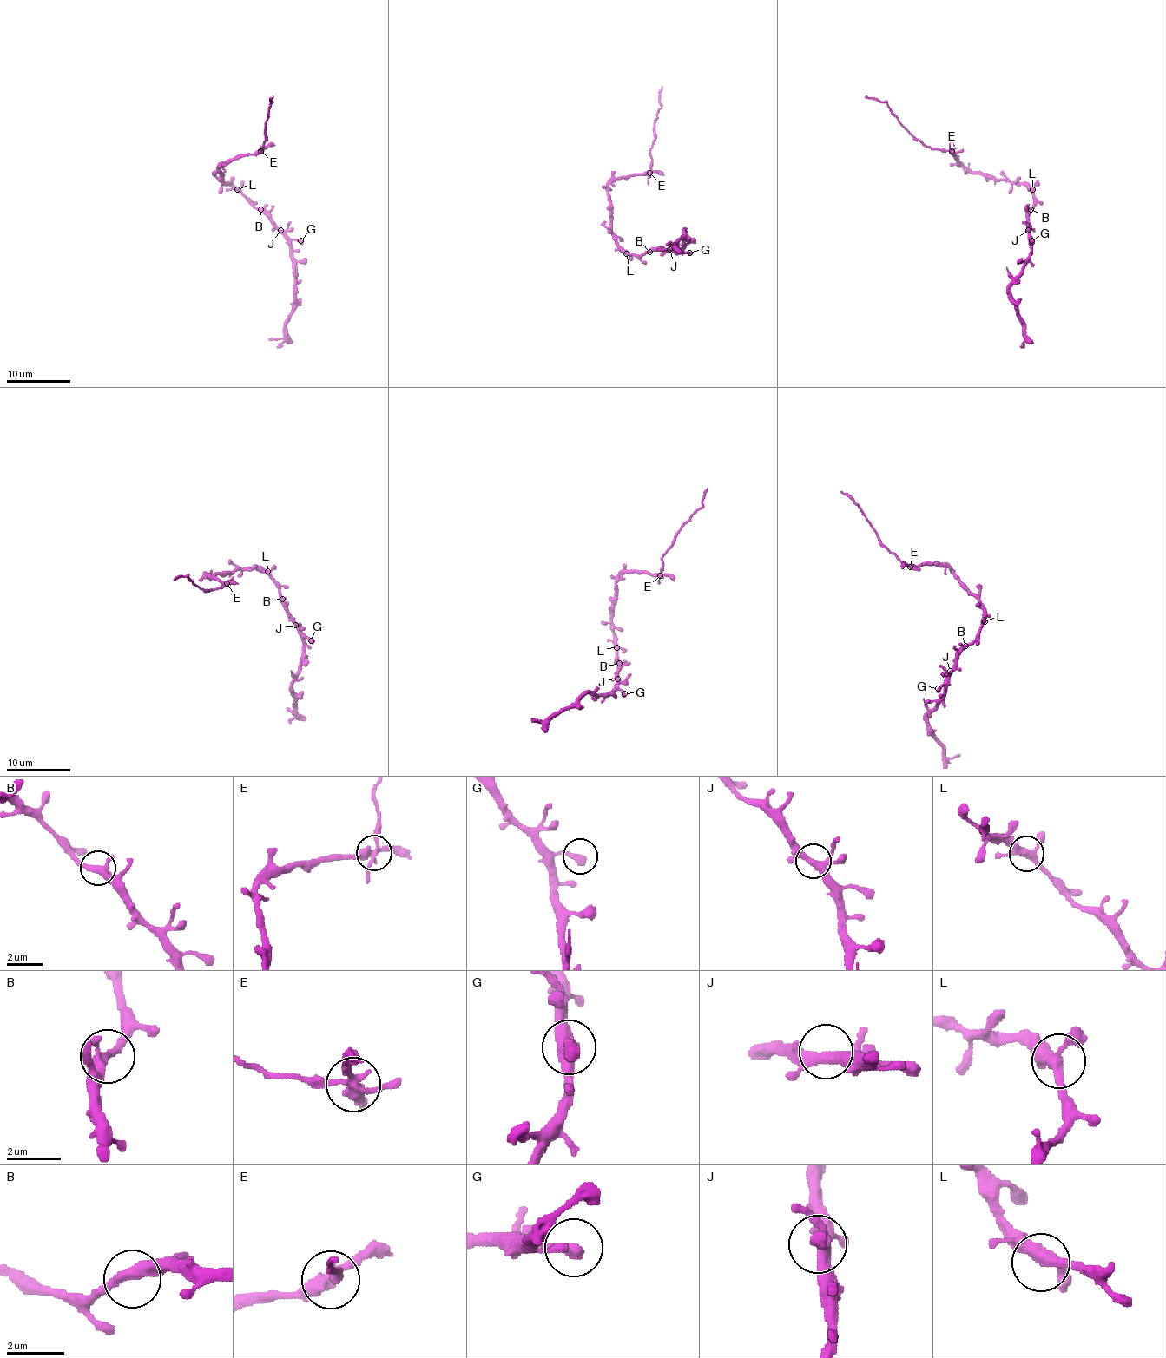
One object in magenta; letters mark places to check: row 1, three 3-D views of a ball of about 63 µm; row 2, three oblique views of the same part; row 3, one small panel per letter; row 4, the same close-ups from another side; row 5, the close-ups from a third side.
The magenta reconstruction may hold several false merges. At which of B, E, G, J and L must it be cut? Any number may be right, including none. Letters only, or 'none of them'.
E

